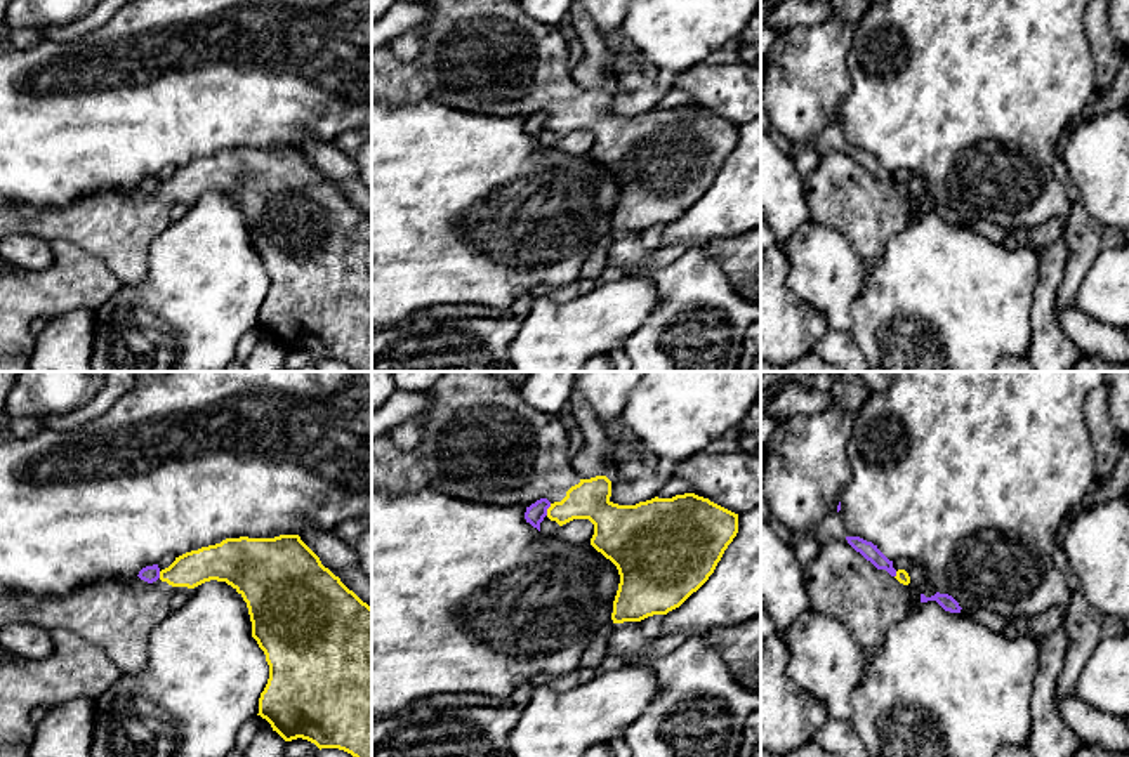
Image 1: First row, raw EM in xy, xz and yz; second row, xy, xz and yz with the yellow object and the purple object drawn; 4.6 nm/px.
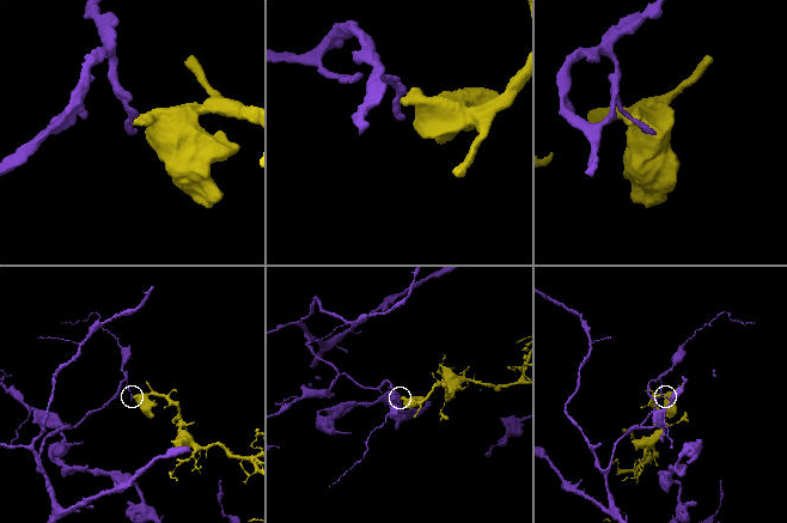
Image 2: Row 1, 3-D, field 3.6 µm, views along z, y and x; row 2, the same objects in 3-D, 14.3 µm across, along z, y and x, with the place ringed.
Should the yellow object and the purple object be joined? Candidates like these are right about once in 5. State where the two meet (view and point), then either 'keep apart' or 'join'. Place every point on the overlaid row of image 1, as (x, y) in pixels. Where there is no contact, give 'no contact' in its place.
xz (547, 509) | keep apart

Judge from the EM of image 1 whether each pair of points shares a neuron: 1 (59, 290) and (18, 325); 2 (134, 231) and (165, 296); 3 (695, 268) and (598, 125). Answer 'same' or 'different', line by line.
1: same
2: different
3: different

